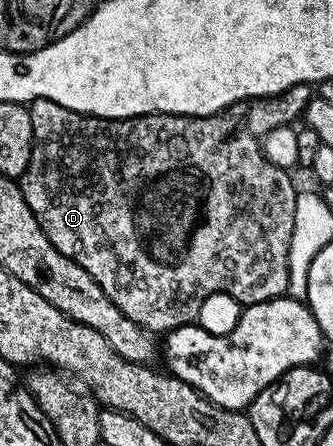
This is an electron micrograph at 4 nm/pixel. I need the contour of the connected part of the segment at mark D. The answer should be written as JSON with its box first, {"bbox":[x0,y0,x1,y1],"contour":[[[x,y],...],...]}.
{"bbox":[18,82,313,332],"contour":[[[303,82],[286,88],[281,94],[271,94],[268,98],[249,98],[246,102],[236,102],[216,114],[194,116],[155,113],[138,114],[134,118],[95,118],[92,114],[79,114],[70,108],[62,108],[54,100],[35,98],[28,106],[30,124],[34,124],[34,148],[26,172],[18,179],[20,191],[56,251],[74,260],[74,264],[86,268],[102,292],[106,292],[108,299],[127,318],[134,320],[134,324],[146,331],[167,332],[195,323],[200,317],[206,296],[211,294],[228,294],[244,306],[268,302],[288,294],[288,253],[292,250],[292,233],[298,230],[298,220],[294,216],[298,187],[292,183],[293,175],[289,171],[270,164],[264,154],[262,140],[274,128],[292,126],[295,118],[297,121],[303,115],[313,96],[313,87]]]}

